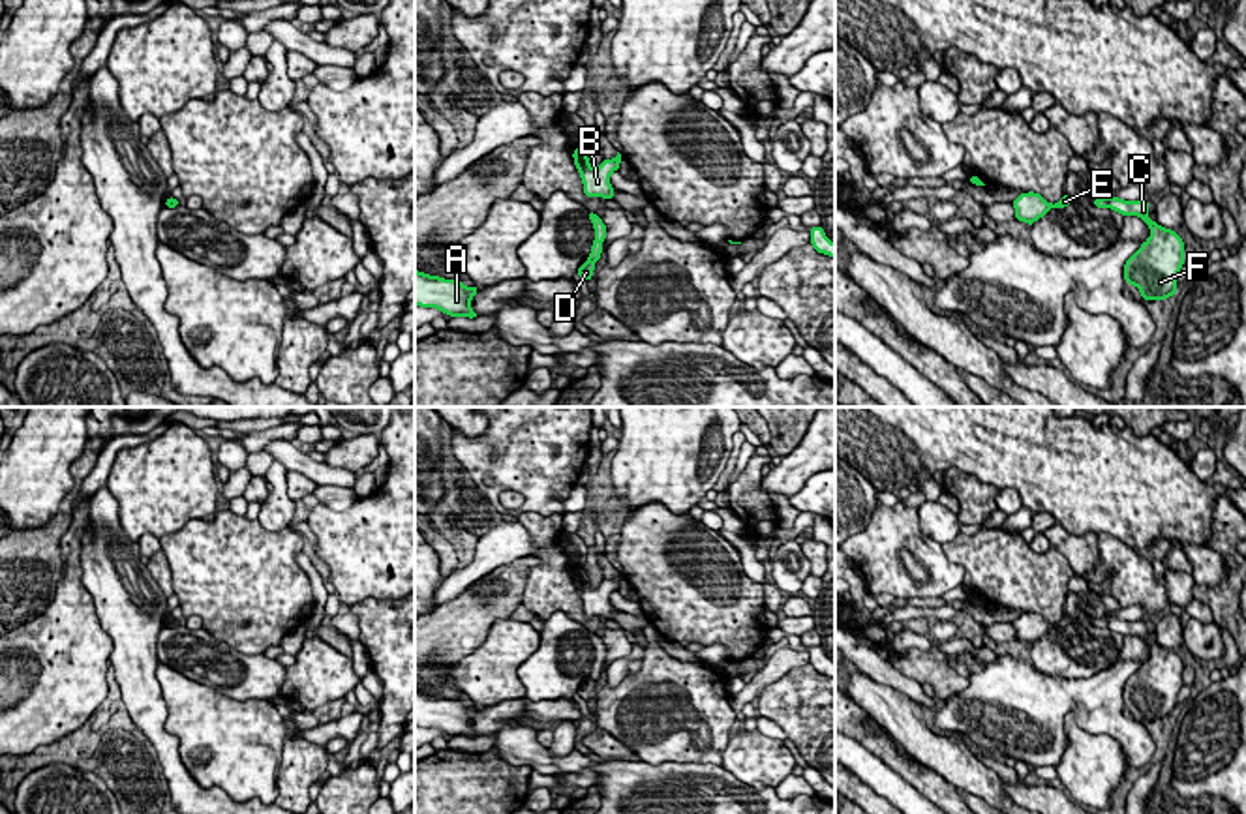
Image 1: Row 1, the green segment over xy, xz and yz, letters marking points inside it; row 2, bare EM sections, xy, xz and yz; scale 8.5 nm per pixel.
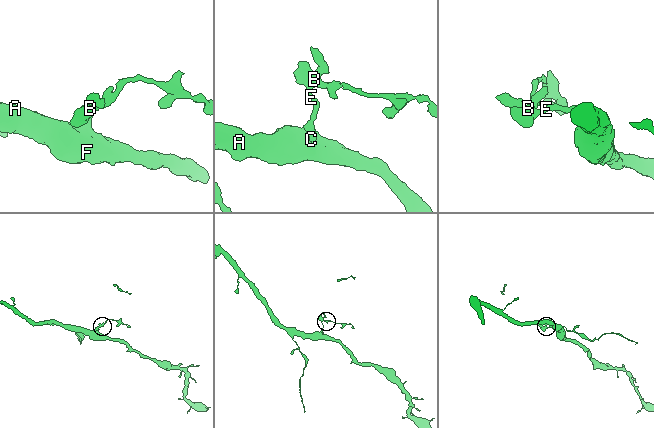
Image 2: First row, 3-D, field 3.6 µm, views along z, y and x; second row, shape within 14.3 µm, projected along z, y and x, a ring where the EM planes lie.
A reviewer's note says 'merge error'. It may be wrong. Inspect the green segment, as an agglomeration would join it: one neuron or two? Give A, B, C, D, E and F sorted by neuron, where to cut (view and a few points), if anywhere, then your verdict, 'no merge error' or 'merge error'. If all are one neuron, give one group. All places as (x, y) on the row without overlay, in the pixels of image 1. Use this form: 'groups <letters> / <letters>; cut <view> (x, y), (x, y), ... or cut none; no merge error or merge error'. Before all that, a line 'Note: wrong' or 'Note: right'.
Note: right
groups A C D F / B E; cut xz (590, 678), (593, 681); merge error

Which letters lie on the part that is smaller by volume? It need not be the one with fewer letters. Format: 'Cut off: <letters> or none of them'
Cut off: B, E

